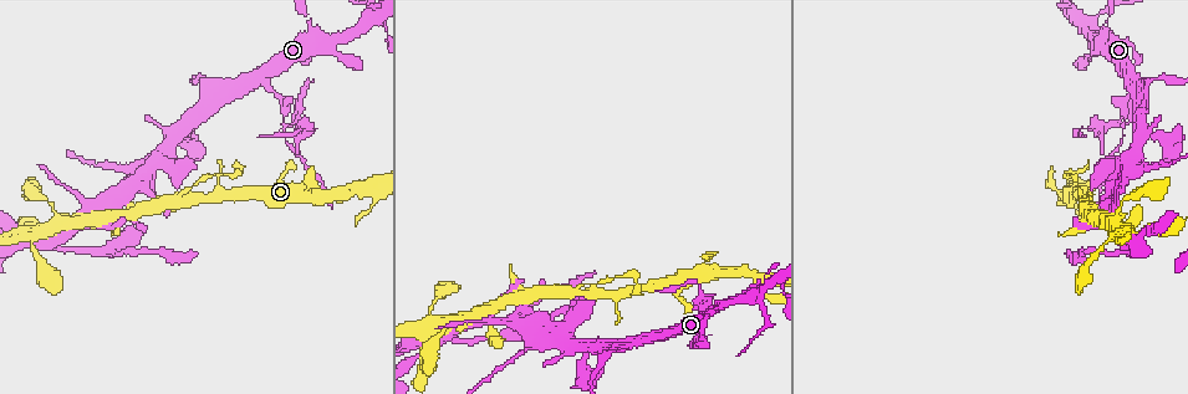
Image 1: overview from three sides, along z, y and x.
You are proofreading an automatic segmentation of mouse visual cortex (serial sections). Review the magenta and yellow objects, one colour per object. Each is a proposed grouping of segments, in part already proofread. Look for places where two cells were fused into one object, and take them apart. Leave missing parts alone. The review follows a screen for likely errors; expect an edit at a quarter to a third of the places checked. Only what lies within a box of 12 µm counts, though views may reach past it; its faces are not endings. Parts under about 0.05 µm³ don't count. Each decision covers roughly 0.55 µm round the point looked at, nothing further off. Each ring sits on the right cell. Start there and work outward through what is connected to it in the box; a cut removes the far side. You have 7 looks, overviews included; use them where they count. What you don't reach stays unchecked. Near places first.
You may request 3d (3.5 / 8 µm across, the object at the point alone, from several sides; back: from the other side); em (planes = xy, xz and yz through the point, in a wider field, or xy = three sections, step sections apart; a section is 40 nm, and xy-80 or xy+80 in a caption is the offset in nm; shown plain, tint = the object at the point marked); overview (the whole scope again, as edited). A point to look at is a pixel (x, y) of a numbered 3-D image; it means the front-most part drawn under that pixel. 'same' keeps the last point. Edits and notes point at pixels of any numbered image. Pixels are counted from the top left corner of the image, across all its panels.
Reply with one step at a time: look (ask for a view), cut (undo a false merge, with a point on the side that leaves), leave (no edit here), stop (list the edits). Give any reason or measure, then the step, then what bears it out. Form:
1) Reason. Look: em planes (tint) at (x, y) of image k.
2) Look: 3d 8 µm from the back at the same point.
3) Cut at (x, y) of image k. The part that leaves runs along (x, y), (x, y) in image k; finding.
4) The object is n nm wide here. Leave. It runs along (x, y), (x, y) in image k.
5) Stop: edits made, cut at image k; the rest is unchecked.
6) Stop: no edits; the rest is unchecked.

Arms part here. Look: 3d 3.5 µm at (1119, 119) of image 1.

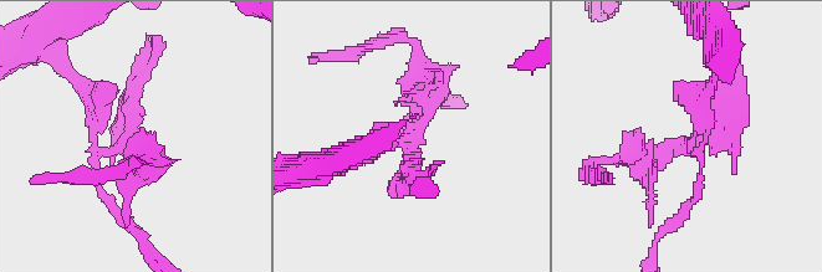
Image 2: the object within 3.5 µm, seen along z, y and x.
Now the EM. Look: em xy step 2 (tint) at (691, 142) of image 2.

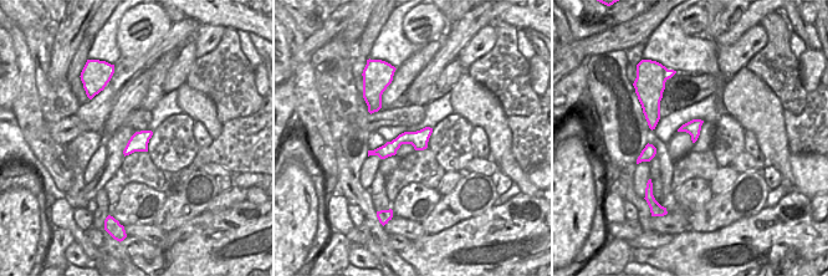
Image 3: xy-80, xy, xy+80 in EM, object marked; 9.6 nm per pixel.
Cut at (729, 107) of image 2. The part that leaves runs along (706, 136), (637, 152) in image 2; a second cell is stuck on.

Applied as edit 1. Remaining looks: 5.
Look: 3d 8 µm at (364, 189) of image 1.

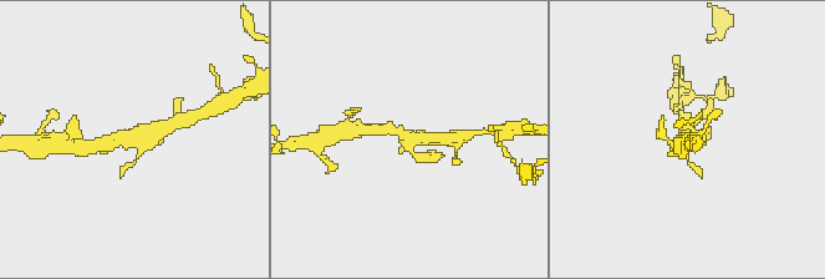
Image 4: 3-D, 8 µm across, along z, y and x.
Look: 3d 3.5 µm at (410, 136) of image 4.

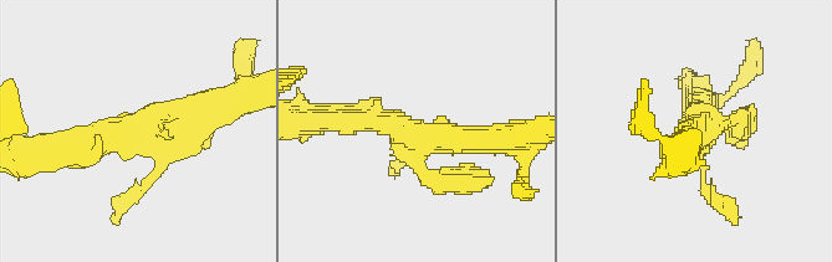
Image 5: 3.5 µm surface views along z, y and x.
Leave. It runs along (346, 121), (396, 123), (422, 171), (460, 178) in image 5; continuous, no second cell.

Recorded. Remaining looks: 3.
Look: 3d 3.5 µm at (576, 294) of image 1.

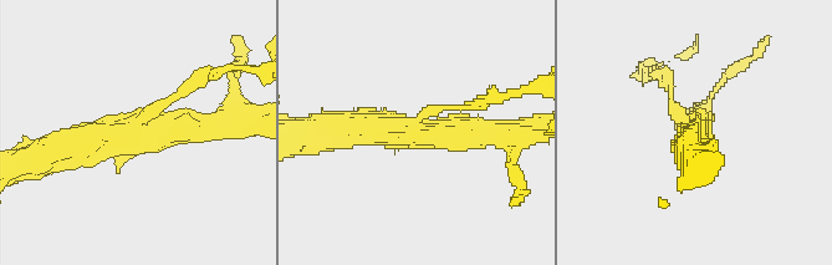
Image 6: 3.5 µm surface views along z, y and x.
3 arms meet here; the arms are 100, 300, 450 nm wide; need the tissue. Look: em xy step 1 (tint) at (416, 133) of image 6.

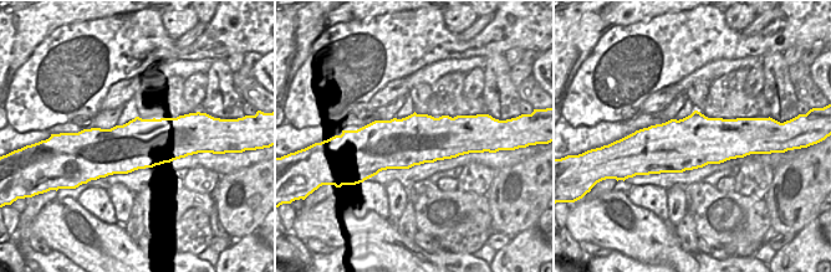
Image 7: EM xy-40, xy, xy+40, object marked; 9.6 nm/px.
Cut at (180, 93) of image 6. The part that leaves runs along (142, 118), (210, 72), (245, 69) in image 6; a second cell is stuck on.

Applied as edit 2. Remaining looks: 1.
Stop: edits made, cut at image 2, cut at image 6; the rest is unchecked.

